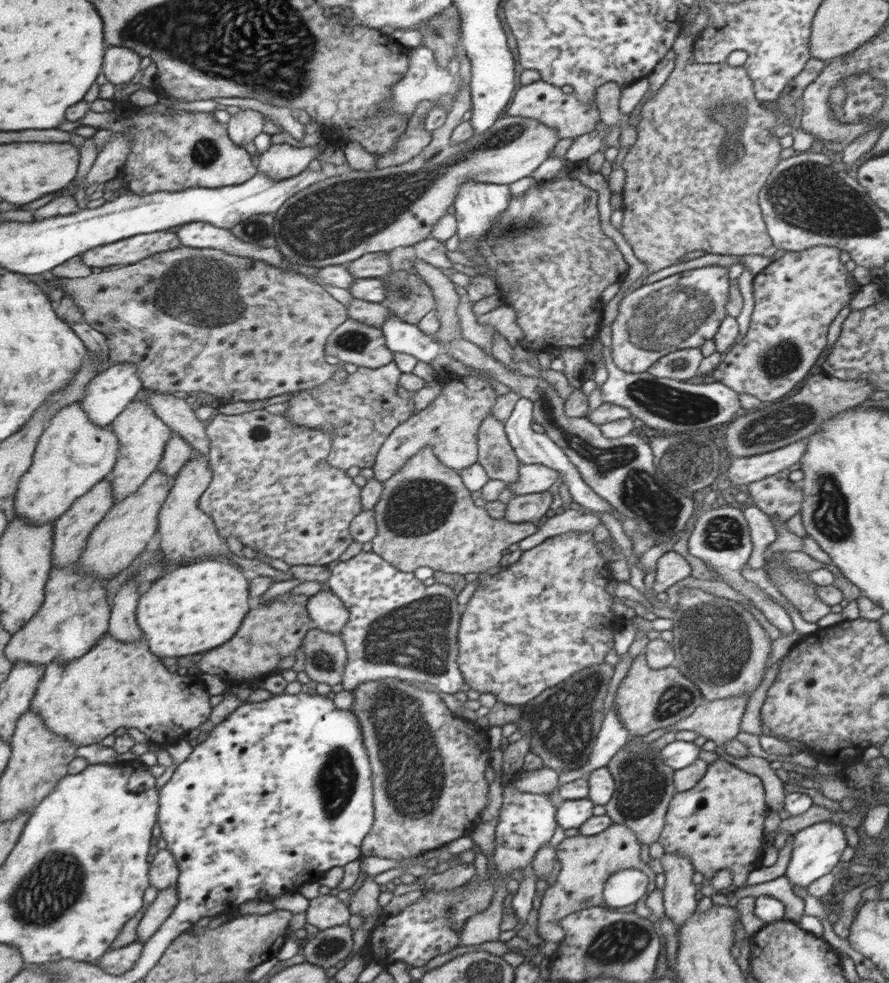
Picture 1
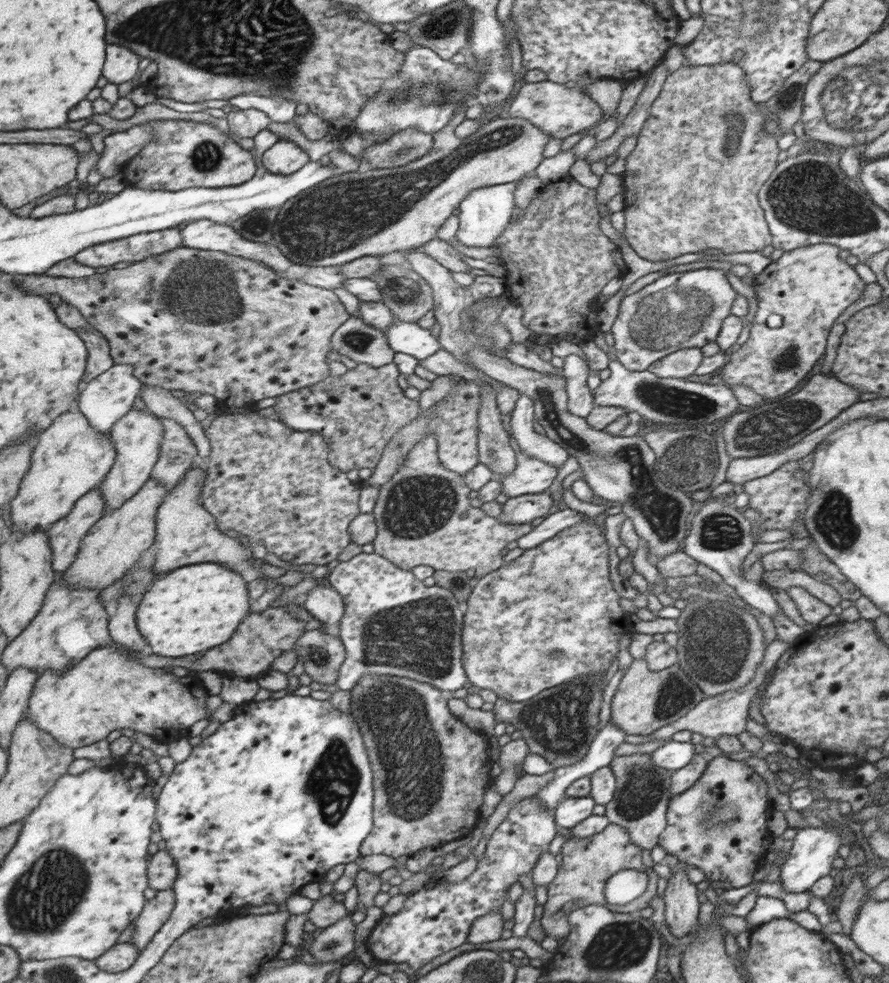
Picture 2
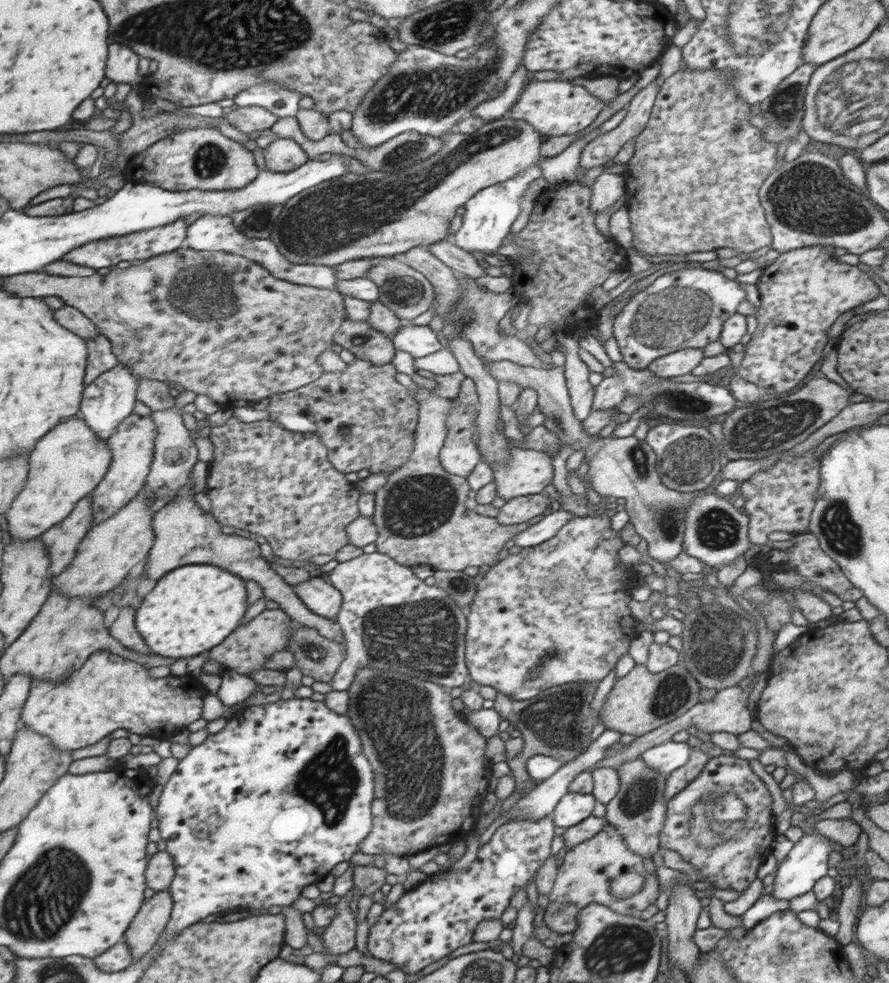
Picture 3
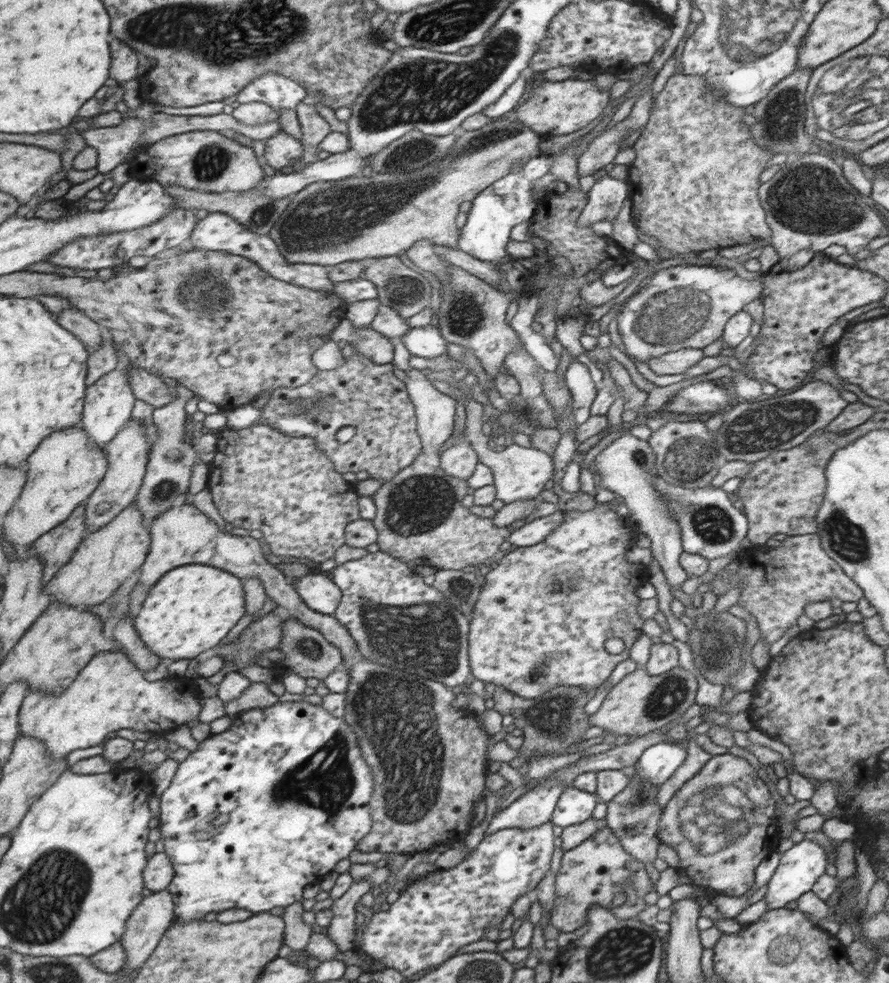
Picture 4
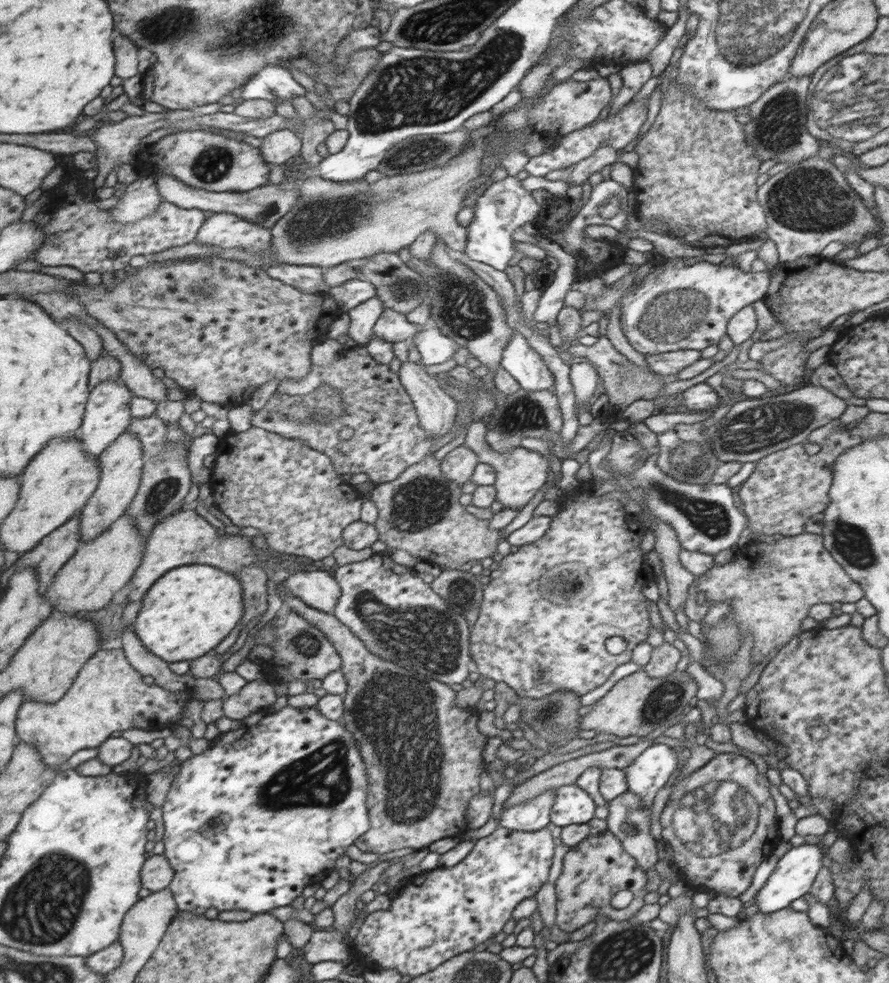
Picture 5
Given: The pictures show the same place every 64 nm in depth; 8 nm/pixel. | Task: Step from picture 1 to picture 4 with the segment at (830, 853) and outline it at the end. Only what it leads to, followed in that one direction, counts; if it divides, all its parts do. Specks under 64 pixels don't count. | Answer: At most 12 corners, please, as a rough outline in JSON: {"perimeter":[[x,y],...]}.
{"perimeter":[[802,839],[780,853],[763,897],[768,910],[811,891],[823,848]]}

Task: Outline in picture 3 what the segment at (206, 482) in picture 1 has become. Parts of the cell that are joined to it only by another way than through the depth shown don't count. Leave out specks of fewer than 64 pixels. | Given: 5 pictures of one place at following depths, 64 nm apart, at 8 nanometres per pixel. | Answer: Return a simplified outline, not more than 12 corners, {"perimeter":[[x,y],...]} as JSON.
{"perimeter":[[193,483],[154,516],[149,578],[205,563],[253,580],[299,625],[344,645],[256,540],[231,537]]}

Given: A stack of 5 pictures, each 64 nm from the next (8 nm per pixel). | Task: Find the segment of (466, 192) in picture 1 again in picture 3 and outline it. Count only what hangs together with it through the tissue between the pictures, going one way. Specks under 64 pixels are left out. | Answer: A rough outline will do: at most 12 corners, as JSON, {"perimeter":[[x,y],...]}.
{"perimeter":[[540,162],[463,205],[455,246],[487,256],[503,244]]}

